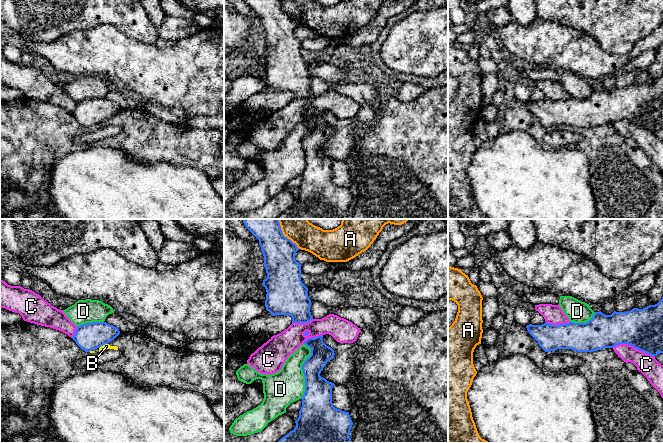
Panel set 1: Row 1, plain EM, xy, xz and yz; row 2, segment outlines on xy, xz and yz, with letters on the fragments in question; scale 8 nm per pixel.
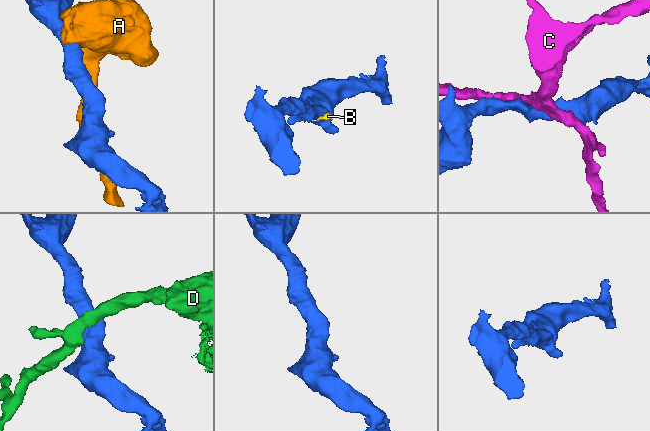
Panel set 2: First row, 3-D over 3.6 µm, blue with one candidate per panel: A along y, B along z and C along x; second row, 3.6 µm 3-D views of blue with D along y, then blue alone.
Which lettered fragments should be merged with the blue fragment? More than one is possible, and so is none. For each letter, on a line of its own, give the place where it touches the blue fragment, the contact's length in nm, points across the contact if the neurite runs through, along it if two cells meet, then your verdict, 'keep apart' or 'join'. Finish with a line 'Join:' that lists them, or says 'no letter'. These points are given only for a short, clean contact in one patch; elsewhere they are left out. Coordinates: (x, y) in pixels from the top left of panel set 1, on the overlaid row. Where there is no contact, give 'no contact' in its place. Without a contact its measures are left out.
A: xz (283, 235) | 300 nm | keep apart
B: xy (103, 344) | 80 nm | along xy (107, 343), (99, 348) | keep apart
C: yz (633, 346) | 360 nm | keep apart
D: xz (303, 371) | 440 nm | keep apart
Join: no letter

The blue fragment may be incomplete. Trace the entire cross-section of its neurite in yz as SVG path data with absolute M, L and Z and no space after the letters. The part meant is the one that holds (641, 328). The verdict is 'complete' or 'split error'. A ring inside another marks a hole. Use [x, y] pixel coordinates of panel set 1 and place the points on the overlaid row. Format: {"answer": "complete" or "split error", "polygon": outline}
{"answer": "complete", "polygon": "M663 297L655 305L605 315L595 312L586 323L526 326L545 352L571 349L593 352L628 344L653 357L663 353Z"}

